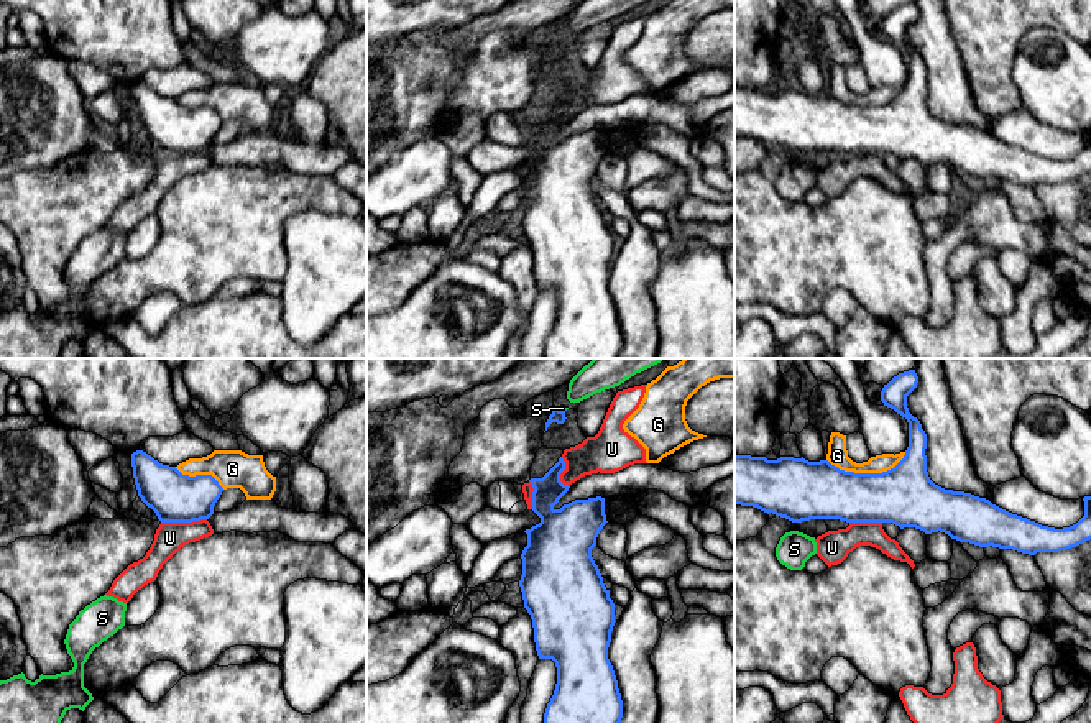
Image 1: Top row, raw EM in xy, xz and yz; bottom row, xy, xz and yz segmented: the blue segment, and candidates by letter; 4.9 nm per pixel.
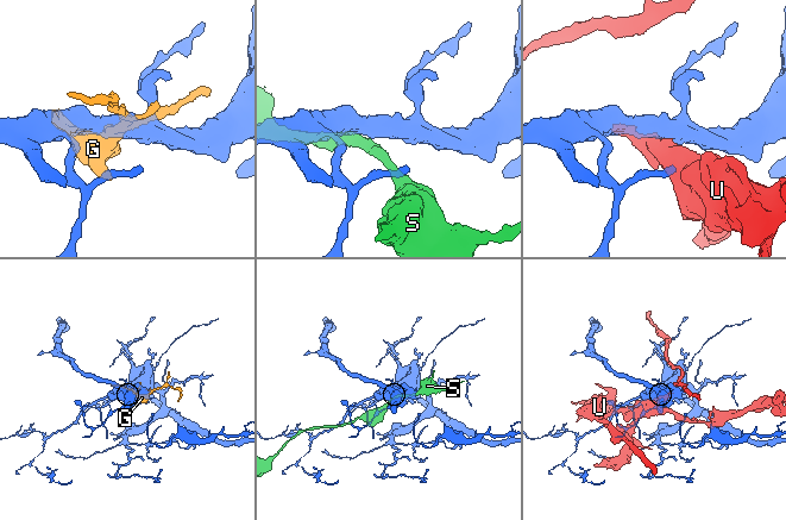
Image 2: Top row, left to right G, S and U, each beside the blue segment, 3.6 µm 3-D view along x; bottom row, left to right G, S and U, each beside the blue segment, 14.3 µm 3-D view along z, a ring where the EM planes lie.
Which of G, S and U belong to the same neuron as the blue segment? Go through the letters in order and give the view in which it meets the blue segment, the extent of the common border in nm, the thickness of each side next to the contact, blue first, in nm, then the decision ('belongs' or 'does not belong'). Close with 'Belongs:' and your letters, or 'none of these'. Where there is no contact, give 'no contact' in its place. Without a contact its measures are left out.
G: contact in yz; length 400 nm; calibres 300 and 100 nm; does not belong
S: contact in xz; length 60 nm; calibres 70 and 30 nm; does not belong
U: contact in xy; length 220 nm; calibres 240 and 150 nm; does not belong
Belongs: none of these

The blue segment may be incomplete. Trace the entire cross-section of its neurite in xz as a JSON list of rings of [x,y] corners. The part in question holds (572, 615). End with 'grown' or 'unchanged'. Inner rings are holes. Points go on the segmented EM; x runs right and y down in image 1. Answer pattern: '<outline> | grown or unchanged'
[[[559,462],[542,477],[531,478],[532,511],[541,523],[526,529],[522,575],[519,587],[524,608],[531,615],[539,659],[552,659],[557,684],[544,713],[544,723],[621,723],[623,700],[613,665],[608,659],[615,626],[615,603],[592,557],[596,537],[608,523],[605,498],[575,500],[560,509],[554,506],[569,491],[560,481],[565,462]]] | unchanged

